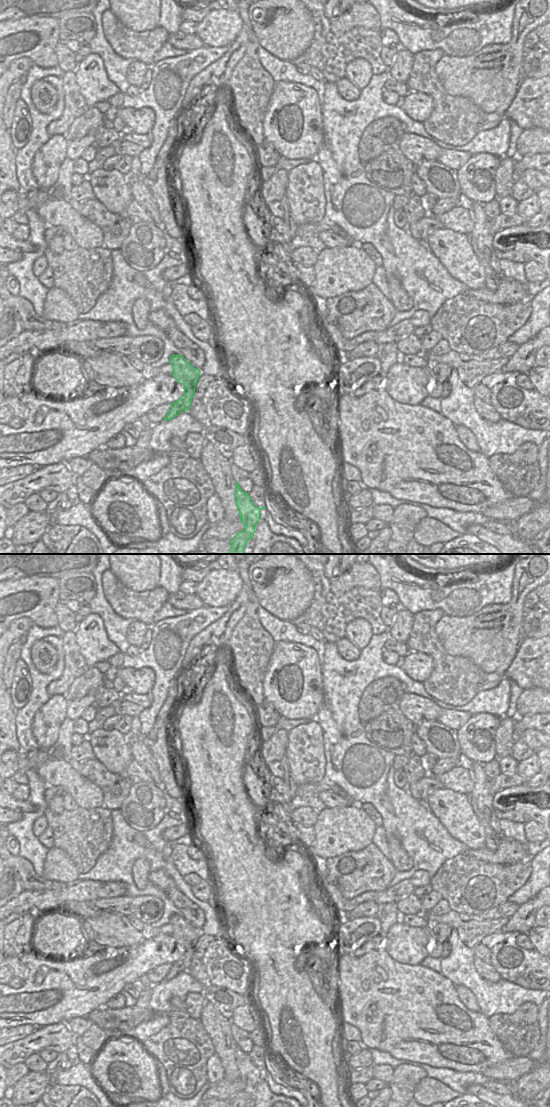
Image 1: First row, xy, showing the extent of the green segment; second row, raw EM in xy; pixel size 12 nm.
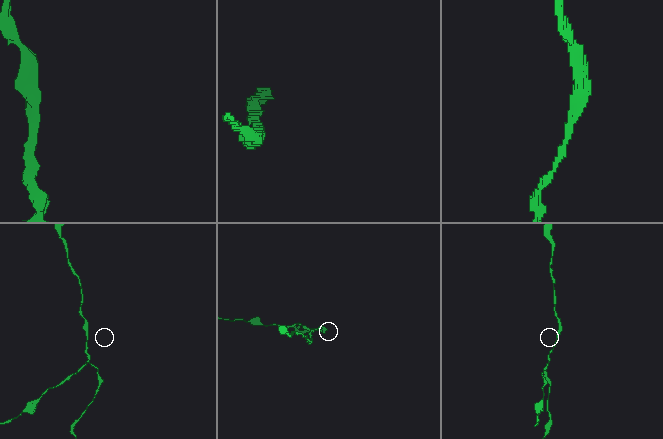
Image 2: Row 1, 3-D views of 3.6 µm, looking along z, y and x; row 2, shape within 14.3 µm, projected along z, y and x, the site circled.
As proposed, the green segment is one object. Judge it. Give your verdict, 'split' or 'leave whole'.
split

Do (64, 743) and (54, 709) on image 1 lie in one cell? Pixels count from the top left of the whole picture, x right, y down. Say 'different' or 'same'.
different

